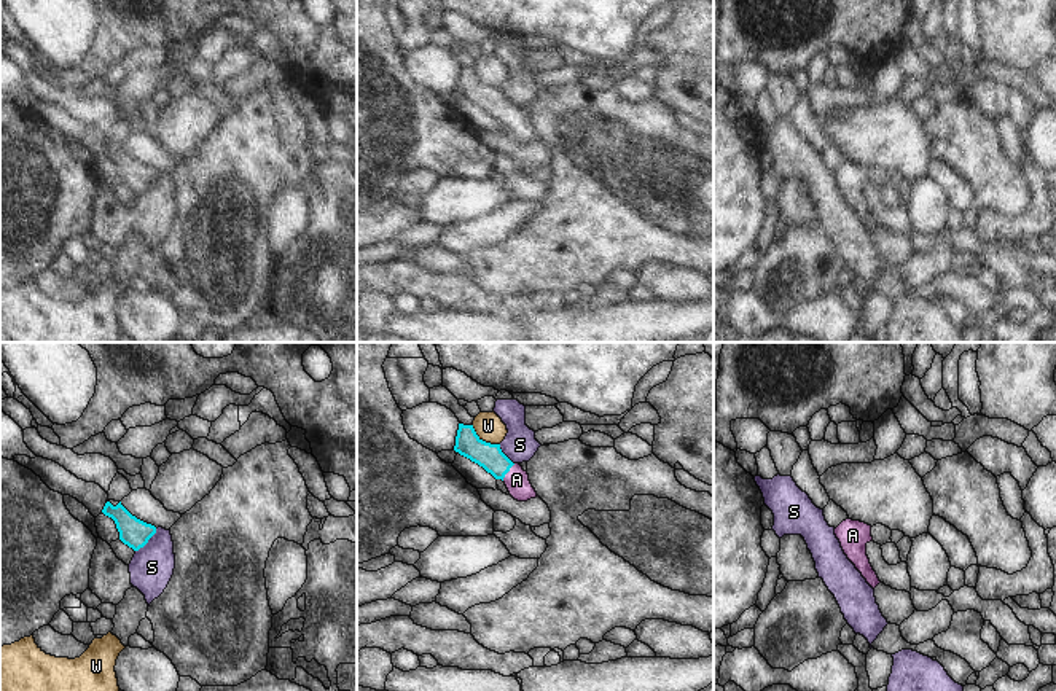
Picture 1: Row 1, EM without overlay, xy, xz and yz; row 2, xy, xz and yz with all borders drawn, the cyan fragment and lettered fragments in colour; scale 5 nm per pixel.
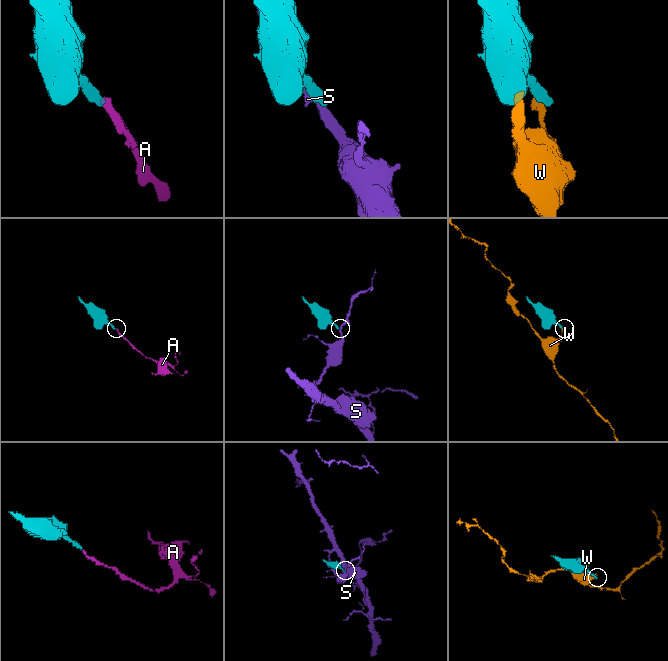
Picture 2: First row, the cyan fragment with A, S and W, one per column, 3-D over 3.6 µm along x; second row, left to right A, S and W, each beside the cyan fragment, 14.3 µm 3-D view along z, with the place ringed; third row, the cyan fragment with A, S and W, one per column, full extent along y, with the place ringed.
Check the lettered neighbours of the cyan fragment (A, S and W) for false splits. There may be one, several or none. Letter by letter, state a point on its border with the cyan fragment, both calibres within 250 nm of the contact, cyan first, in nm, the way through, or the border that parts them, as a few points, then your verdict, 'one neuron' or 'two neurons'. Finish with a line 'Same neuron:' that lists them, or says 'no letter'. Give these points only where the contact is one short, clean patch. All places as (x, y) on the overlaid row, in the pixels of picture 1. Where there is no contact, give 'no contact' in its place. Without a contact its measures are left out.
A: xz (508, 470) | 130/120 nm | across xz (469, 445), (508, 470), (516, 480) | one neuron
S: xy (147, 542) | 140/220 nm | along xy (156, 529), (136, 551) | two neurons
W: xz (484, 441) | 130/140 nm | along xz (472, 425), (483, 440), (499, 445) | two neurons
Same neuron: A

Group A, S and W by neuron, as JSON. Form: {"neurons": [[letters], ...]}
{"neurons": [["A"], ["S"], ["W"]]}

